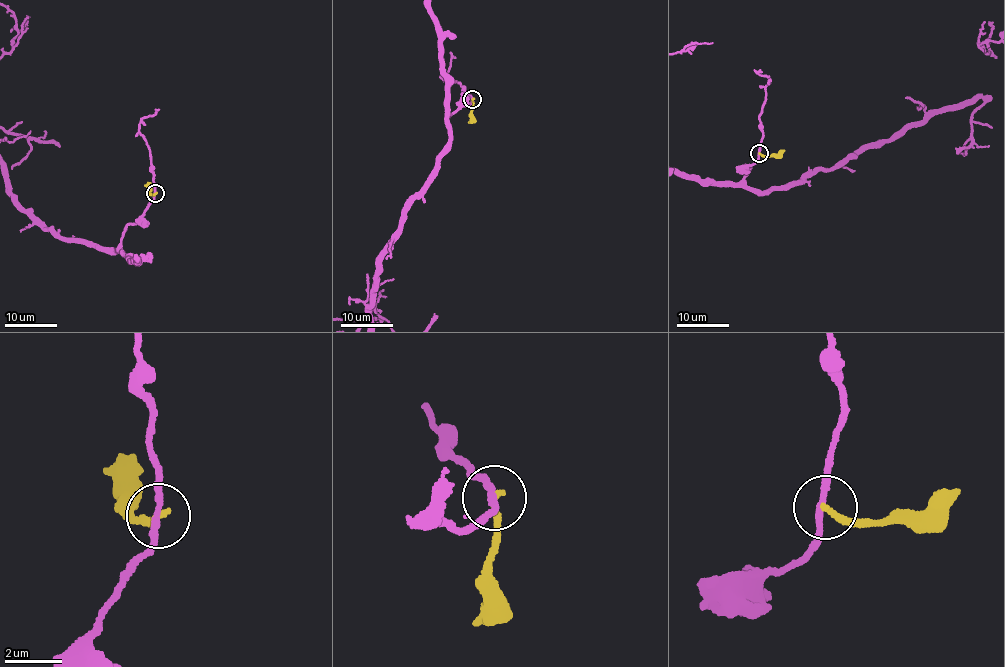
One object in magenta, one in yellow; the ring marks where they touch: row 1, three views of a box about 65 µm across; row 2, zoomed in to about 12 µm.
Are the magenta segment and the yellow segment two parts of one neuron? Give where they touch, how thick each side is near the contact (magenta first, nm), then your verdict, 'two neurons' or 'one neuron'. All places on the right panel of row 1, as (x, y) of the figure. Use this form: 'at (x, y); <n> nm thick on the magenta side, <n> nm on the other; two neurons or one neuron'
at (759, 153); 220 nm thick on the magenta side, 240 nm on the other; two neurons

